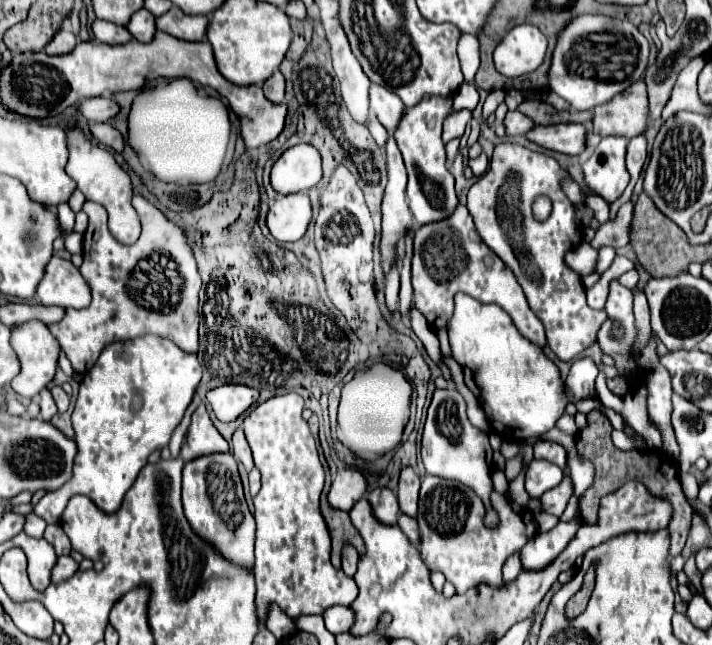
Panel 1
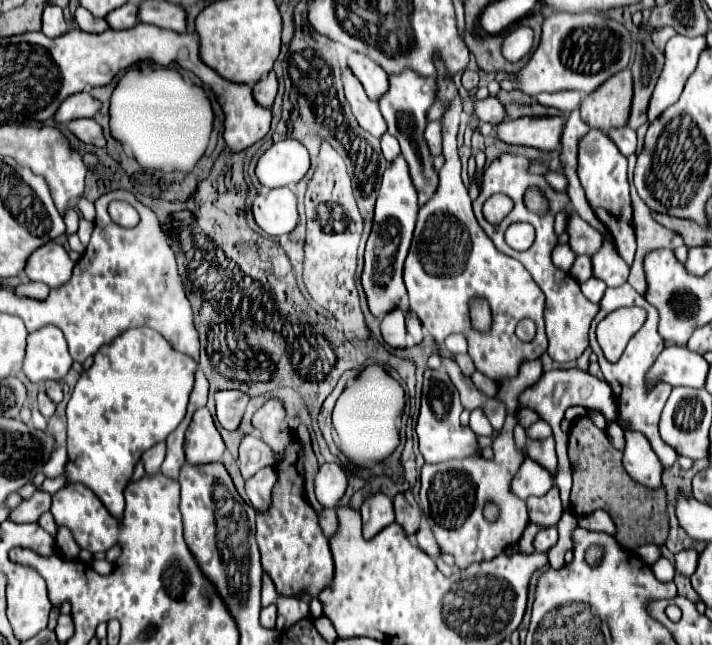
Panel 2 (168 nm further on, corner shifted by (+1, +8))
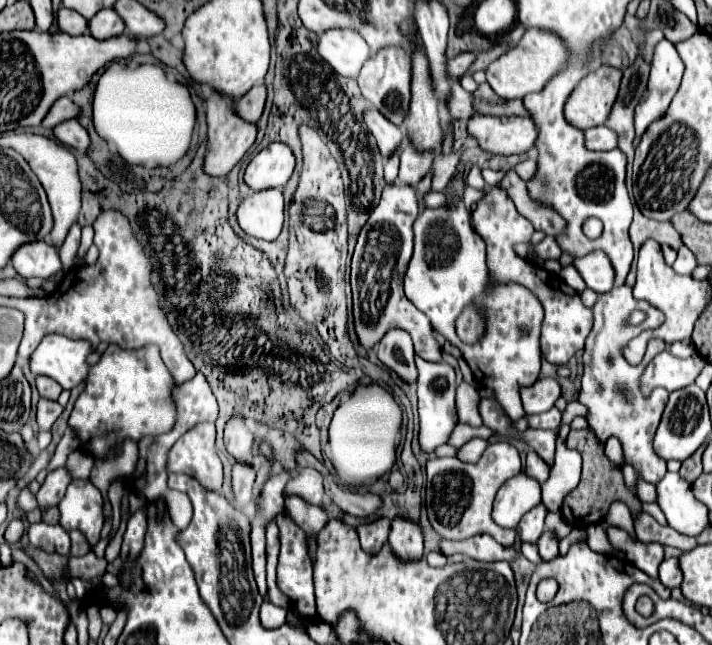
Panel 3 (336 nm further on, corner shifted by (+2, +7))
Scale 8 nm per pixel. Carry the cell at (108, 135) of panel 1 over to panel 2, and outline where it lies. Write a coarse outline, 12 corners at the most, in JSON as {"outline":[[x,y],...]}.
{"outline":[[81,118],[67,128],[85,144],[105,146],[103,130],[93,118]]}

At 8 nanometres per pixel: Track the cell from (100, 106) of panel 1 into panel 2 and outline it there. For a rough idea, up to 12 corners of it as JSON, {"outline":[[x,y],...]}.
{"outline":[[89,92],[69,96],[53,118],[67,124],[77,118],[93,118],[99,100]]}

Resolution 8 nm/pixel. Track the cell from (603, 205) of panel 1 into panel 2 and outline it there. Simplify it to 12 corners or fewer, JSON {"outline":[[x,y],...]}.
{"outline":[[547,172],[545,182],[557,192],[565,190],[561,172]]}

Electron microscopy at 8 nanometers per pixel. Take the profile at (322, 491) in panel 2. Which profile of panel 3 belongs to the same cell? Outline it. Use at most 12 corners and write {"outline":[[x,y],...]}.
{"outline":[[300,469],[283,491],[322,505],[324,483],[316,469]]}

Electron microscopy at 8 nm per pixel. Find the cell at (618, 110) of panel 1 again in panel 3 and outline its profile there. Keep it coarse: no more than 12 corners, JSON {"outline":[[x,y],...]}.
{"outline":[[602,65],[568,97],[566,121],[604,125],[616,103],[622,71]]}

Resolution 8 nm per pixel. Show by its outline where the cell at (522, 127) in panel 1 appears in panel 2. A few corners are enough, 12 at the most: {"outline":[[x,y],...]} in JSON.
{"outline":[[493,96],[475,100],[473,110],[481,122],[493,126],[507,118],[503,104]]}

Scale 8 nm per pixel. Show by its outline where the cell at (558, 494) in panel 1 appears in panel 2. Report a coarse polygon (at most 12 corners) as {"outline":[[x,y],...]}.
{"outline":[[559,488],[529,498],[529,522],[555,526],[563,514]]}

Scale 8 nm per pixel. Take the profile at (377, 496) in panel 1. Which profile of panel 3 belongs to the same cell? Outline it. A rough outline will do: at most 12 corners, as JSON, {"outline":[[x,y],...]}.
{"outline":[[380,517],[358,527],[364,551],[376,553],[386,543],[390,519]]}

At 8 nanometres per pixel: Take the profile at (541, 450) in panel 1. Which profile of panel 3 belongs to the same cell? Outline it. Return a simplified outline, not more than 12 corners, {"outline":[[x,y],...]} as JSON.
{"outline":[[528,451],[526,473],[540,483],[548,479],[550,467],[538,457]]}

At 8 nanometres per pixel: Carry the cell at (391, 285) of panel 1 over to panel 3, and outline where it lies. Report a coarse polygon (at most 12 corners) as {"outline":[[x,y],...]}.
{"outline":[[390,329],[378,343],[378,359],[404,381],[416,383],[412,339]]}

